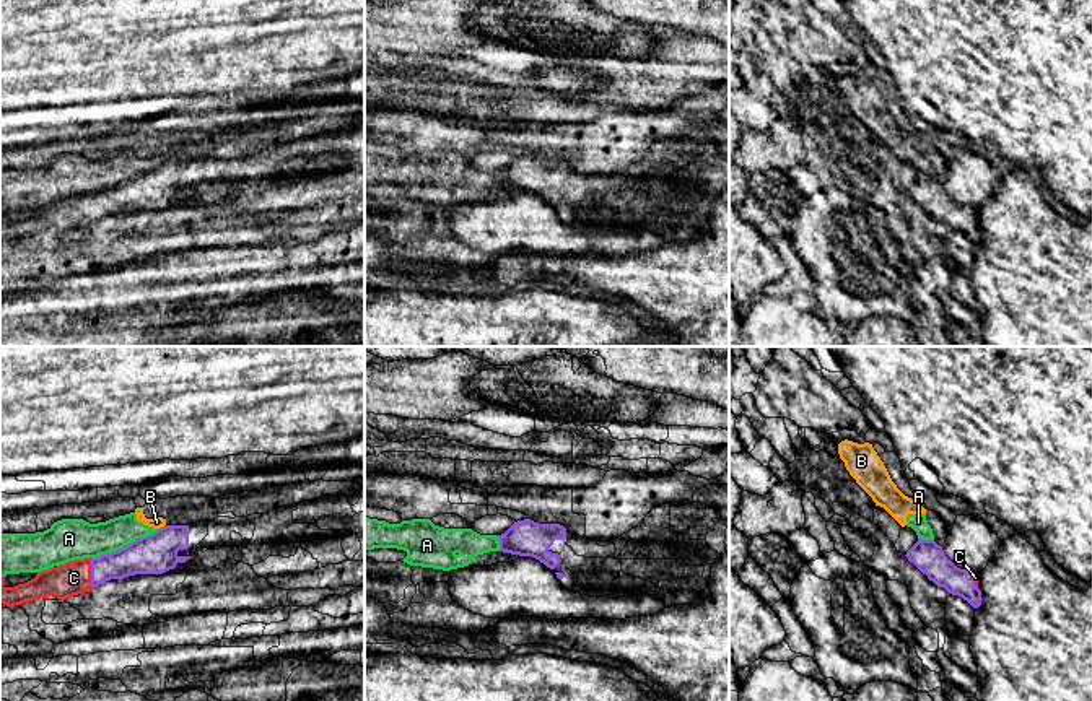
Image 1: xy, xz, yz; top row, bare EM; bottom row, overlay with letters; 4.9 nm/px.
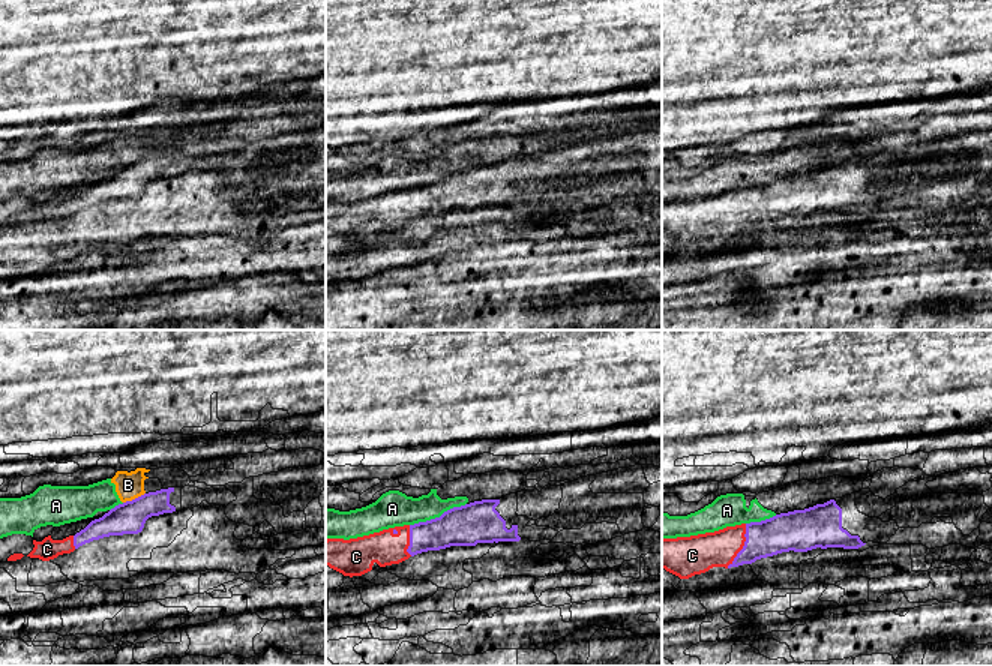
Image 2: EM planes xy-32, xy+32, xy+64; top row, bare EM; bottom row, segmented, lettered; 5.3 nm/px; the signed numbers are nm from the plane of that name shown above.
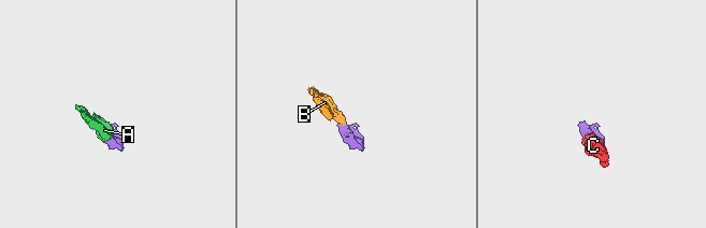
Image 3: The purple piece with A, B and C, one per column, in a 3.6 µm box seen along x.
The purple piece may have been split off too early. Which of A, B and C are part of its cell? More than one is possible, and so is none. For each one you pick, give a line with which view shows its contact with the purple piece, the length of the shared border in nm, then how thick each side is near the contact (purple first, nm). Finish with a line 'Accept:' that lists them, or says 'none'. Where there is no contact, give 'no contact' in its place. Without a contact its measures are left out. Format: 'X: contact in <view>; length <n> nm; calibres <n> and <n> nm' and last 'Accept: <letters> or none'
C: contact in xy; length 150 nm; calibres 160 and 170 nm
Accept: C

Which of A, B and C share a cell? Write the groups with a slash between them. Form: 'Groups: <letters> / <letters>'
Groups: A B / C

